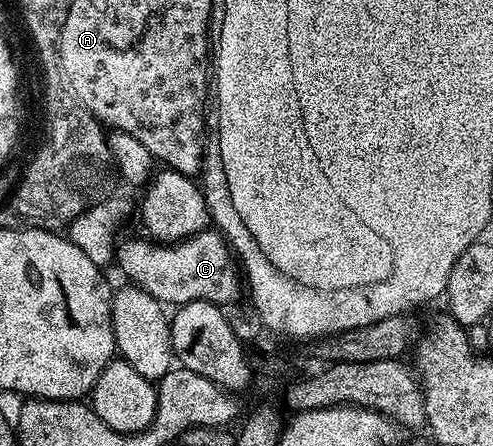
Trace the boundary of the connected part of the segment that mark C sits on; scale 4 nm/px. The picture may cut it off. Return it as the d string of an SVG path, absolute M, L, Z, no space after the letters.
M208 228L200 234L195 234L191 238L186 238L184 242L173 242L164 244L152 240L150 237L127 238L118 243L114 249L114 261L118 264L119 270L124 274L126 281L132 286L140 286L149 296L153 296L158 302L166 304L171 308L178 308L196 302L205 300L212 302L214 306L224 308L230 307L230 302L235 302L239 298L239 293L243 294L245 282L241 277L240 267L229 249L228 241L218 229Z

